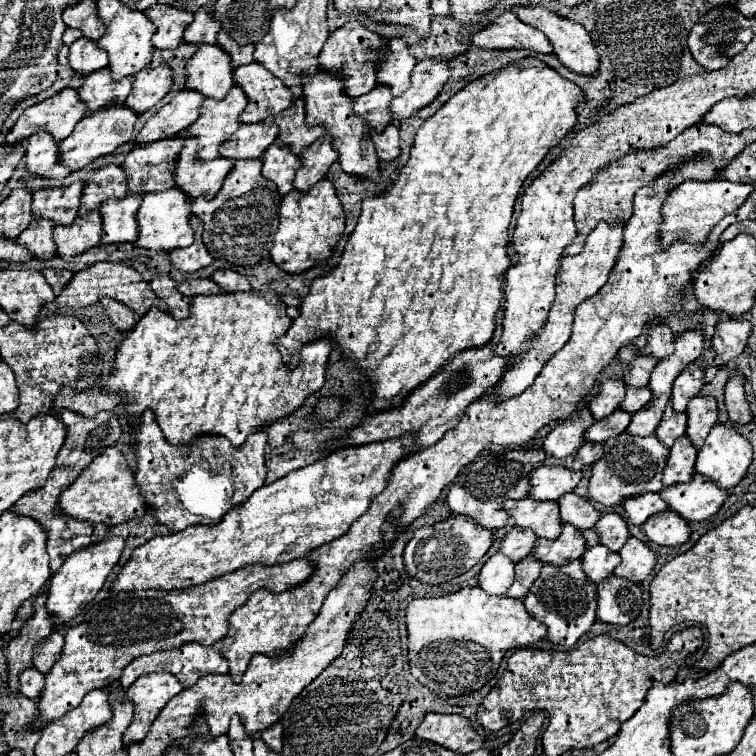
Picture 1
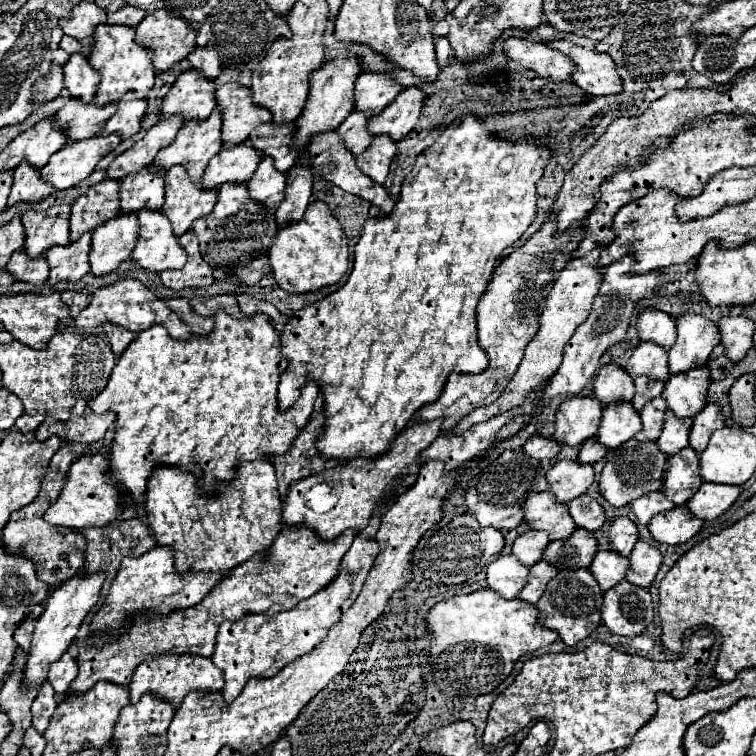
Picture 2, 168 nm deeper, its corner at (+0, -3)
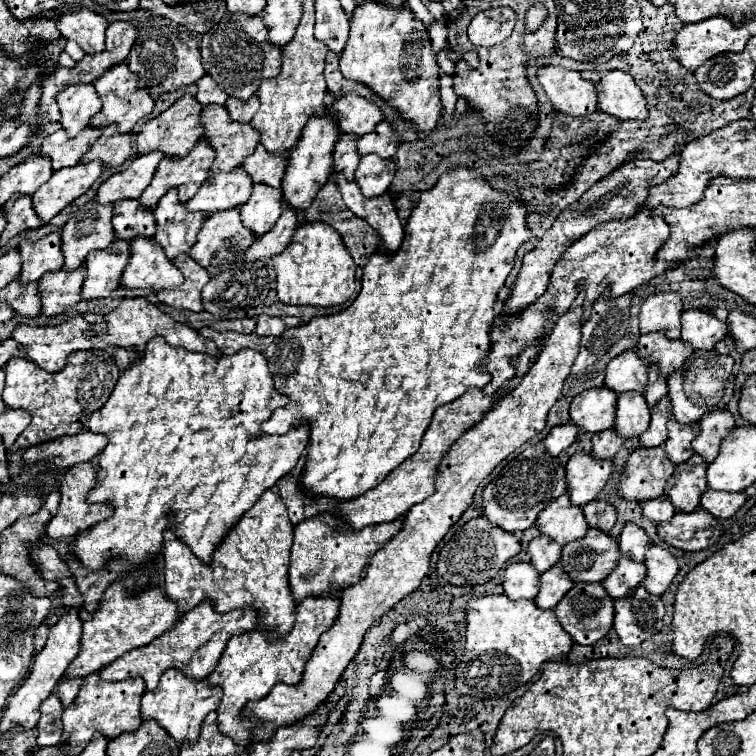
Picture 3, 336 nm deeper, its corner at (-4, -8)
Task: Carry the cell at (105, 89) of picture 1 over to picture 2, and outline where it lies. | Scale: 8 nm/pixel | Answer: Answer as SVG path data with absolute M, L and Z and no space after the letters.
M70 97L66 105L56 113L56 121L60 127L66 127L68 143L76 139L86 139L92 135L100 135L104 129L104 123L110 119L110 115L118 109L118 103L106 103L106 105L96 105L96 103L86 103L84 99Z

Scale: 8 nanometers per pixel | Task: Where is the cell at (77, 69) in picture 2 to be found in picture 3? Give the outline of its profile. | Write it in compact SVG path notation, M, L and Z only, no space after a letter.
M92 84L66 88L56 96L60 108L60 124L70 138L84 130L94 114L100 112L100 98Z

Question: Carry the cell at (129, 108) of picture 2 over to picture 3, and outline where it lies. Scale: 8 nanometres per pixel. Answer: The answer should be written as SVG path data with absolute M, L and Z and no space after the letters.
M104 134L96 140L96 144L82 156L82 164L88 164L92 160L100 160L104 166L120 166L130 158L130 142L134 140L134 134L128 136L116 136L116 134Z

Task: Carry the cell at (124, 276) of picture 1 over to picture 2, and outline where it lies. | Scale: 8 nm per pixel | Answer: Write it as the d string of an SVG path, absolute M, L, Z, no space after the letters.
M118 279L112 285L96 289L90 295L90 303L76 317L76 327L96 327L96 325L102 325L104 321L122 325L130 331L144 331L150 325L158 323L158 325L164 325L168 329L168 333L176 339L192 337L192 331L180 321L180 317L172 309L168 309L168 305L162 299L158 299L148 287L144 287L138 279Z

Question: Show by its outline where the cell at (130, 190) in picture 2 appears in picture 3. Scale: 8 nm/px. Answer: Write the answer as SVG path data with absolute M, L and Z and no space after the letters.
M126 200L126 202L114 204L112 228L118 240L134 240L138 236L152 238L156 230L154 212L140 208L138 200Z

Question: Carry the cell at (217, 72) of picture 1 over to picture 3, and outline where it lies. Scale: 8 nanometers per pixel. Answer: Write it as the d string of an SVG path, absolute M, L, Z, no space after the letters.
M188 94L184 98L180 98L166 112L162 112L160 116L156 116L154 120L150 120L142 126L142 130L136 136L138 154L148 154L148 152L158 150L168 158L186 156L194 148L194 144L200 140L200 112L202 112L202 104L196 98L192 98Z

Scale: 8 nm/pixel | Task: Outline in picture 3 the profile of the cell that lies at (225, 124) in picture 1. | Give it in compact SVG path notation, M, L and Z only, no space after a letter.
M198 140L196 146L192 148L192 152L184 158L174 158L174 160L162 158L162 162L156 168L152 184L138 198L140 206L156 208L158 200L170 188L176 188L178 200L186 202L204 184L204 180L208 176L208 168L212 166L212 160L214 160L214 152L212 152L210 144L204 144L204 140Z

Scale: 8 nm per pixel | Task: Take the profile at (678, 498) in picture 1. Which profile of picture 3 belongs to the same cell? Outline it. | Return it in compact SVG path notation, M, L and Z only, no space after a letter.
M708 488L702 494L702 508L708 510L712 516L716 518L730 518L738 512L738 508L746 502L746 494L744 492L716 492L712 488Z

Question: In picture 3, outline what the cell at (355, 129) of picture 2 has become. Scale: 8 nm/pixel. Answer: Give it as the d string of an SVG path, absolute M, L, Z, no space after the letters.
M342 134L334 146L332 158L334 158L332 174L340 172L346 176L346 180L354 180L356 164L360 162L360 154L356 152L356 136Z

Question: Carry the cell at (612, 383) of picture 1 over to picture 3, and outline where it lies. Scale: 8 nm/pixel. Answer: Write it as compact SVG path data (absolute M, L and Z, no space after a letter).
M636 348L624 350L616 356L606 368L606 386L616 394L622 392L644 392L646 388L646 372L650 362L638 354Z

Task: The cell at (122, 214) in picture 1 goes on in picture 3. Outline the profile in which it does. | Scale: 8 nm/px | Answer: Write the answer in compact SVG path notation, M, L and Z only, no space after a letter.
M114 240L104 252L90 252L86 266L86 280L82 284L82 300L108 298L120 286L124 264L128 264L130 242Z

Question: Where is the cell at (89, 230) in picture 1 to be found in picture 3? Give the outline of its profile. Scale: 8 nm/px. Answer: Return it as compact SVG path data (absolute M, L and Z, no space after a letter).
M84 266L76 272L50 272L38 282L38 294L44 316L64 314L68 308L80 302L80 288L84 282Z

